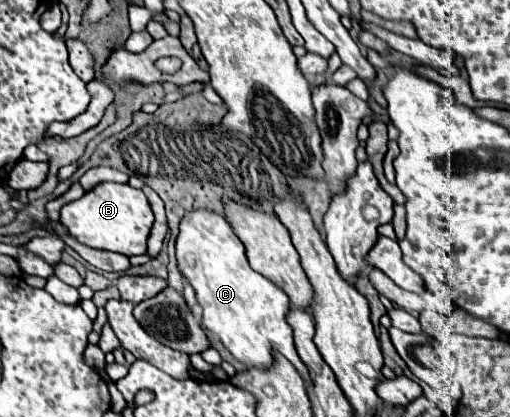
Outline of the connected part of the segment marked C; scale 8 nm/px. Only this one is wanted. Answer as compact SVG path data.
M190 211L180 223L176 237L178 271L194 287L196 299L204 311L204 327L212 331L222 345L246 367L270 369L274 353L284 355L308 379L308 369L294 347L294 331L286 317L292 309L288 295L248 265L246 249L228 221L212 211Z

